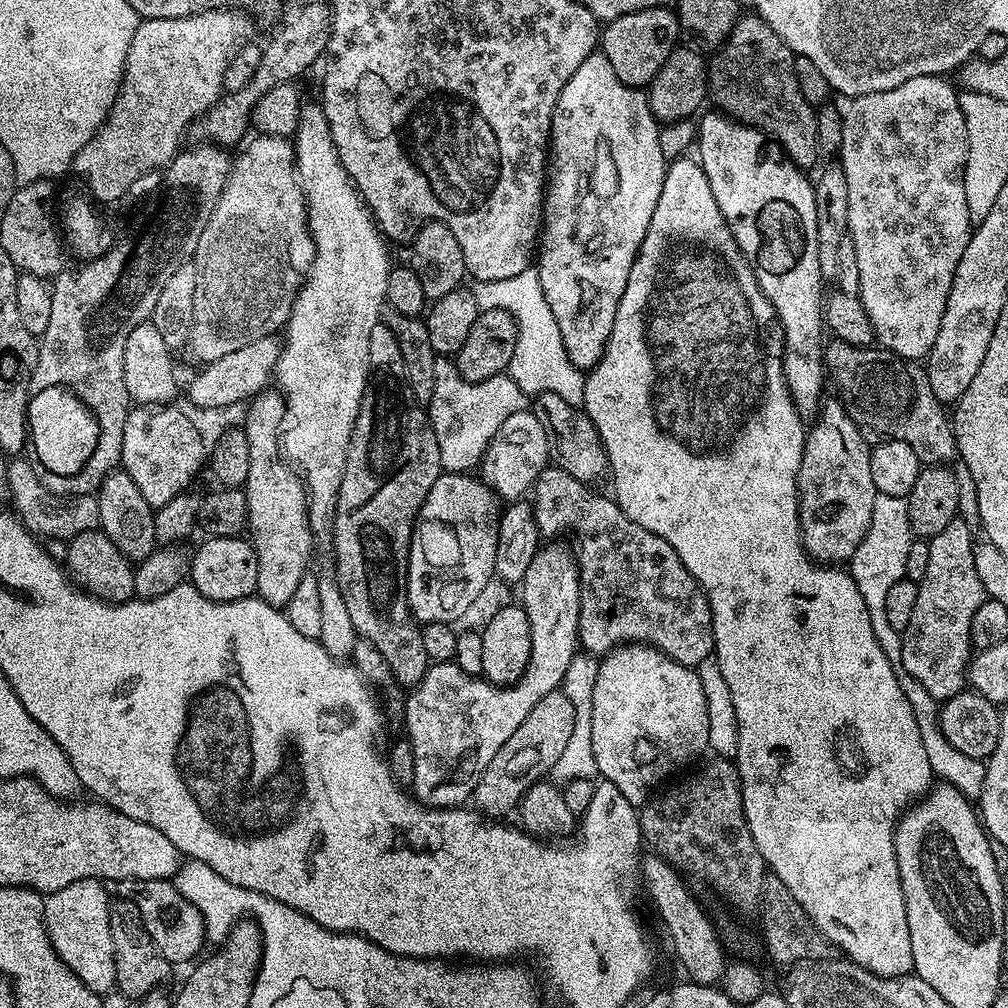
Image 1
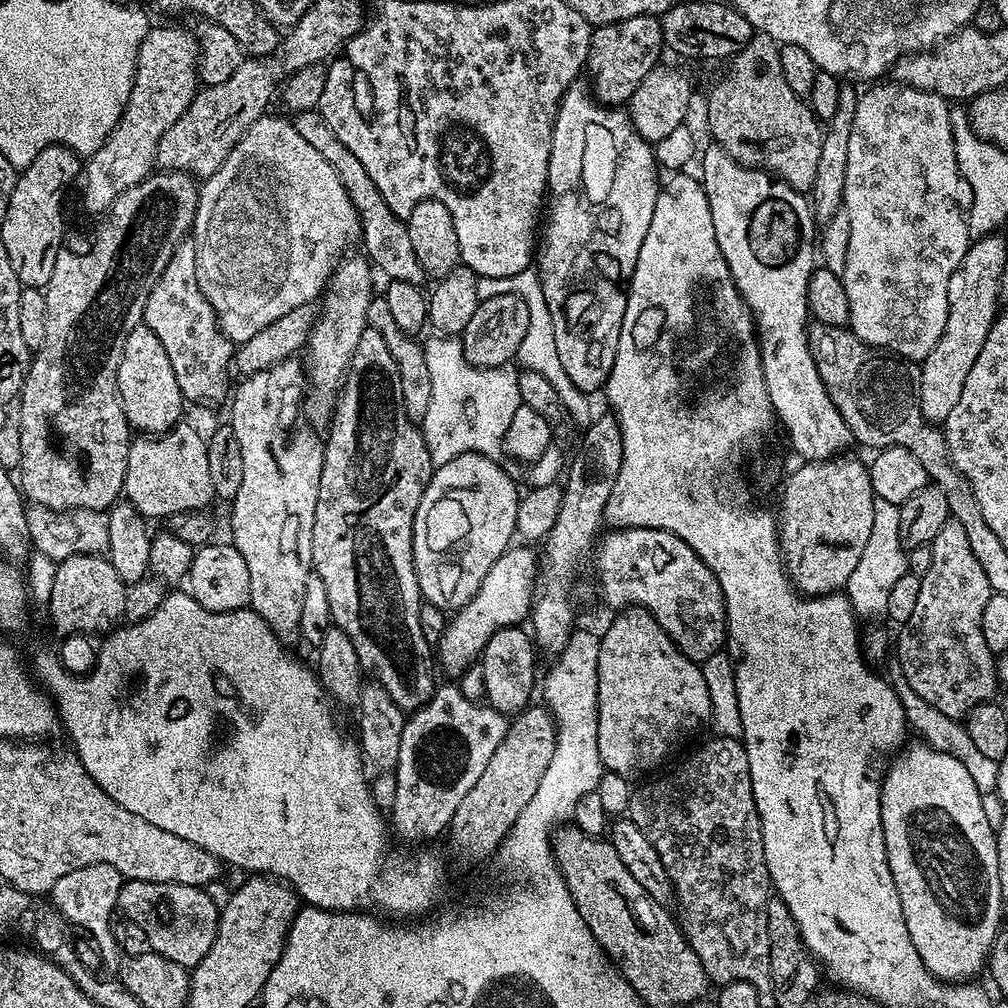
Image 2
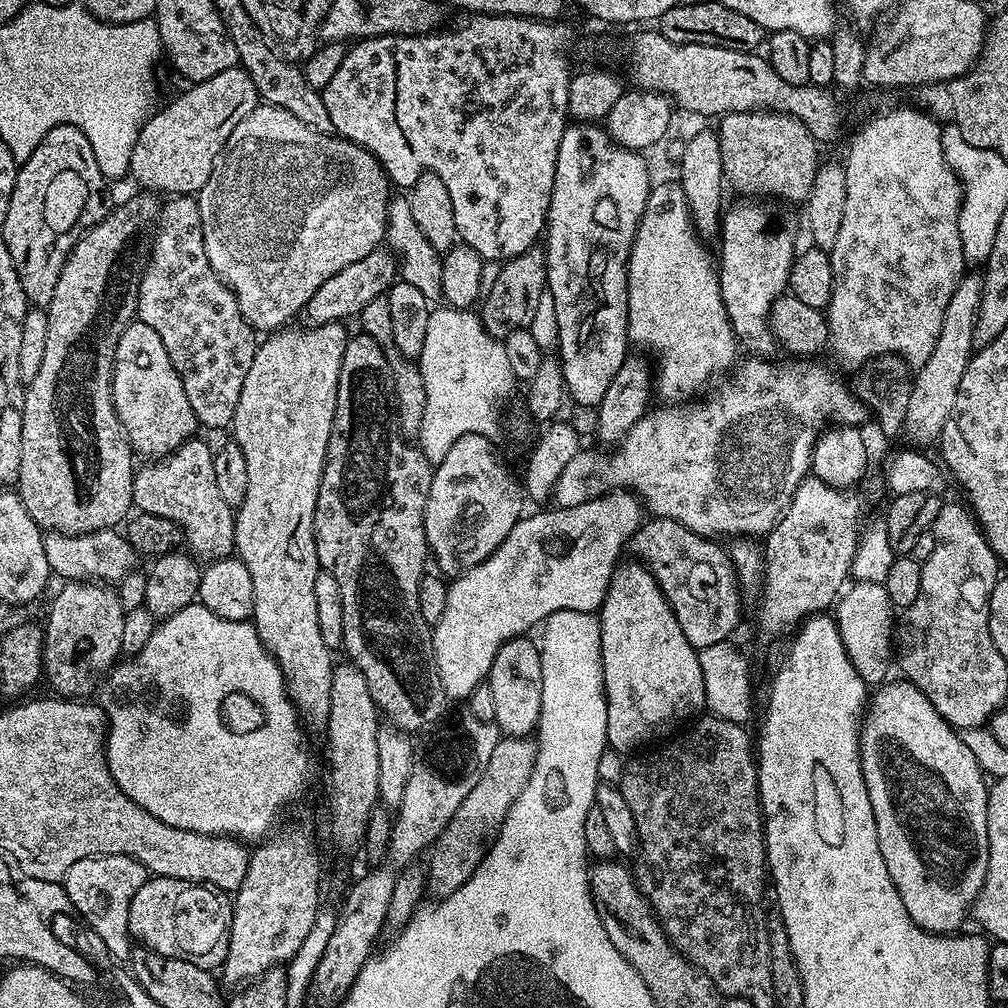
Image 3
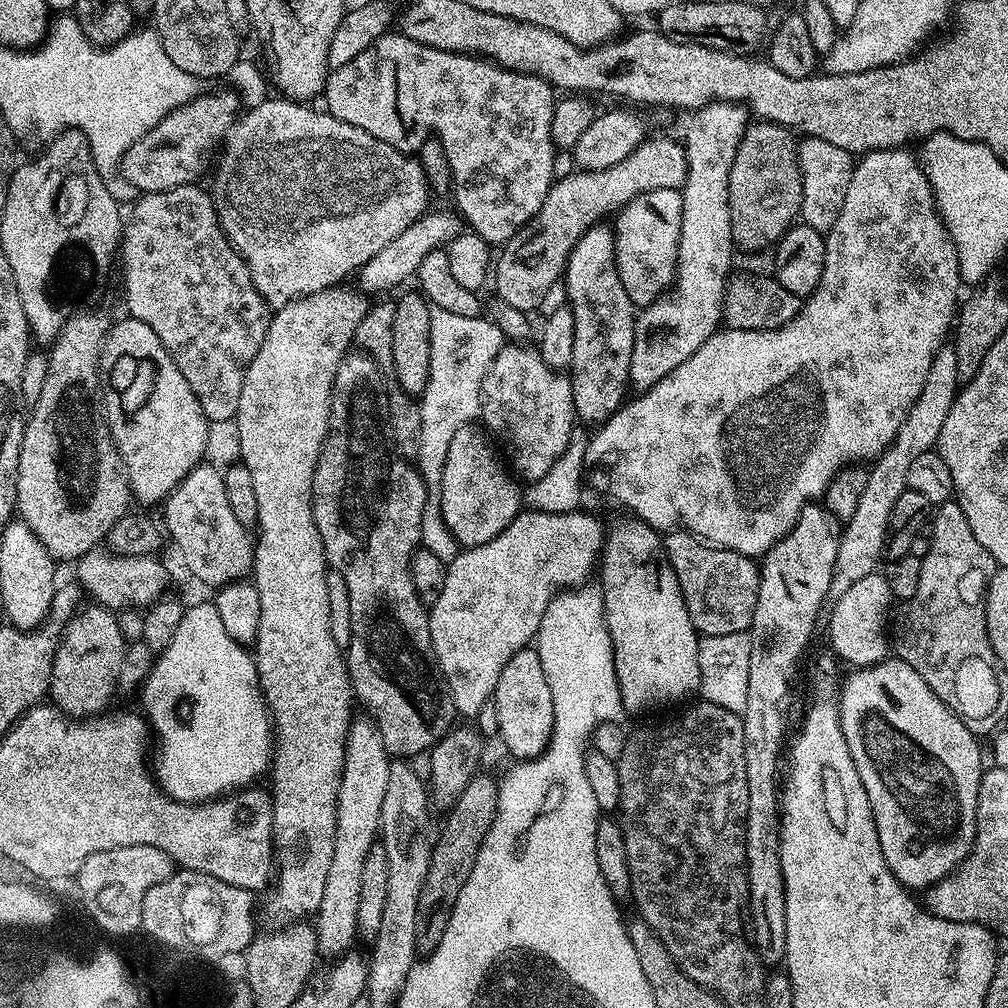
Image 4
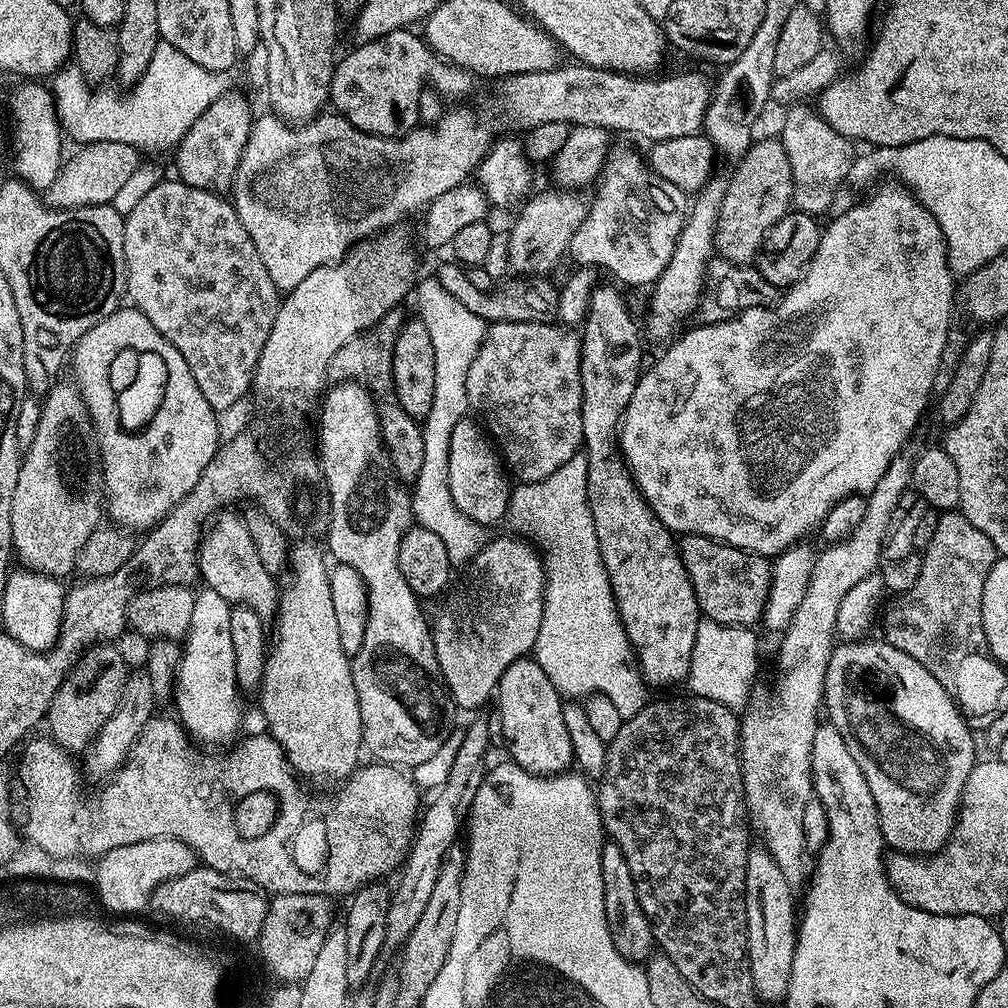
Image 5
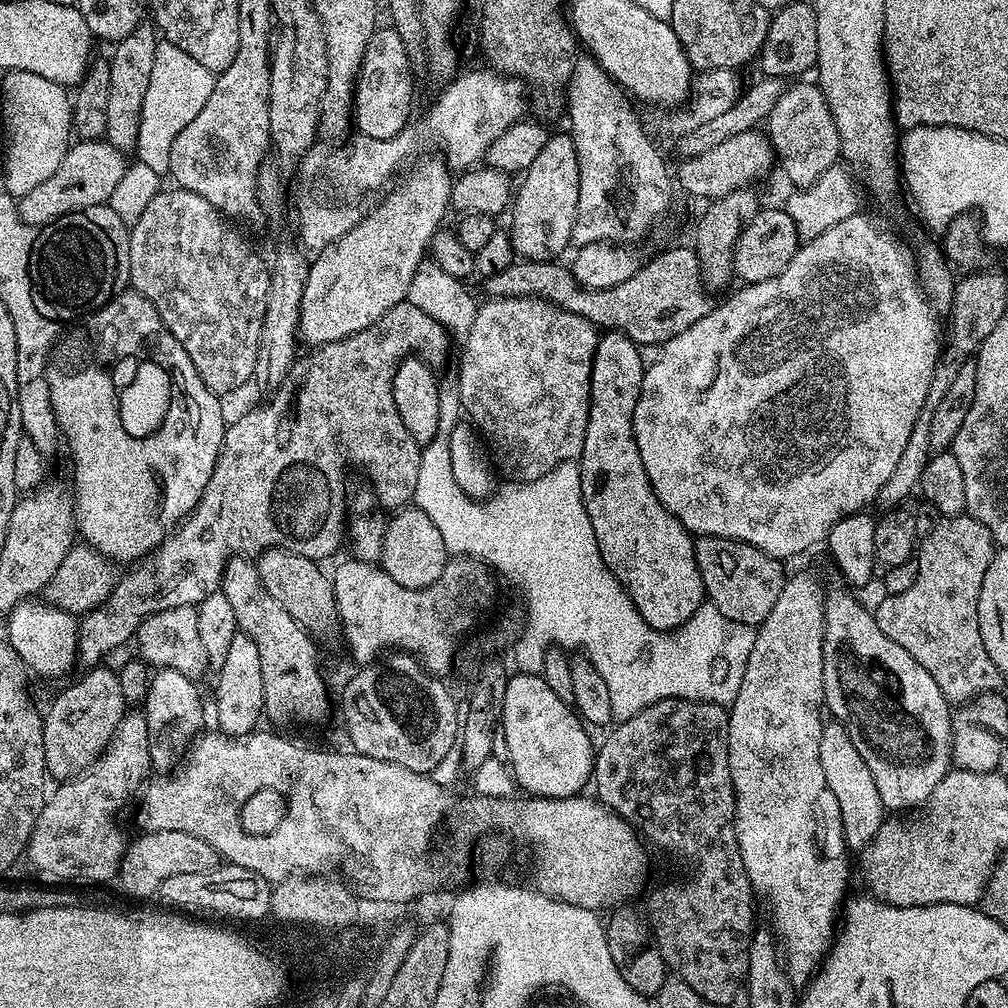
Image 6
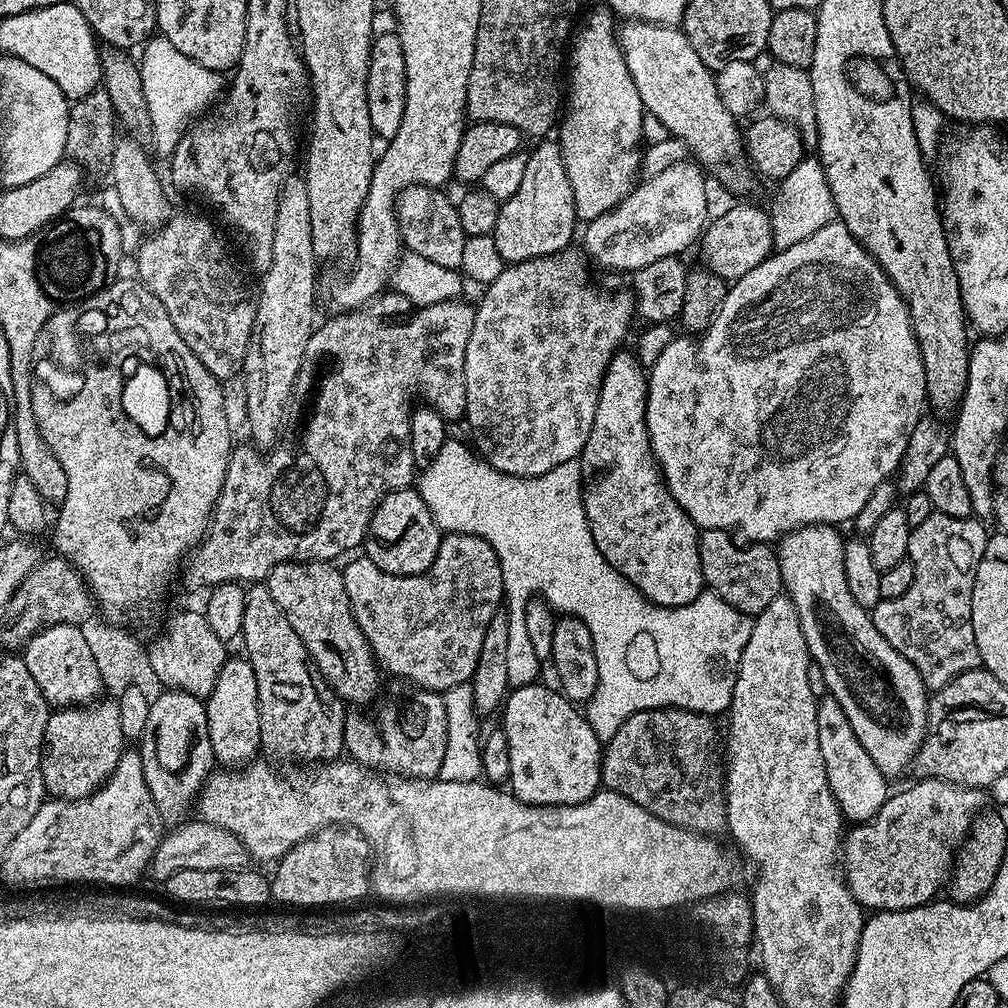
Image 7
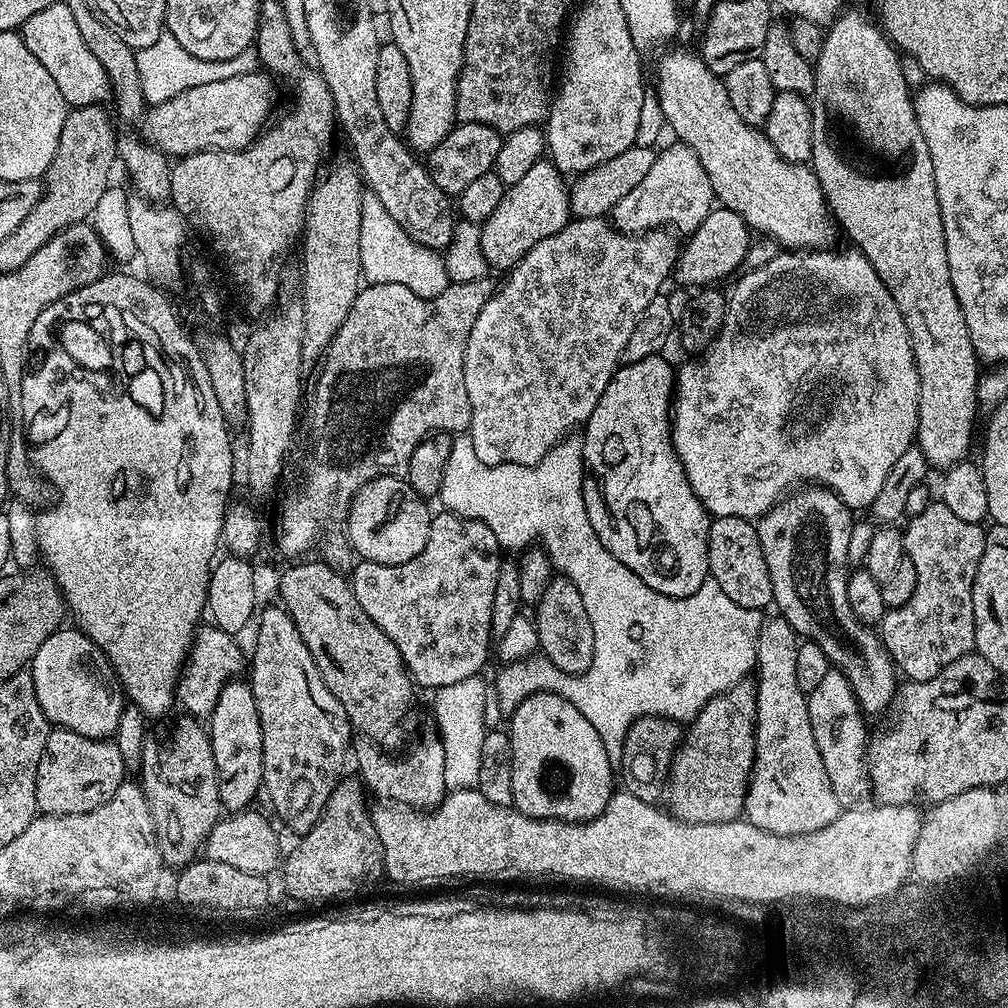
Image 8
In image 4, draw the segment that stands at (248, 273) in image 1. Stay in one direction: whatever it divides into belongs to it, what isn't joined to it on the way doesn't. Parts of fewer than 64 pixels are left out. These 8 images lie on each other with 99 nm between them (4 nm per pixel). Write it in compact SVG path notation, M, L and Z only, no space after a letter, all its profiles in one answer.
M269 98L258 106L248 108L232 125L223 141L222 151L219 153L221 154L220 169L216 172L216 181L213 182L212 188L210 187L210 195L224 236L246 262L250 270L250 278L254 278L254 286L260 297L273 309L281 308L283 304L289 304L290 301L300 296L309 296L315 292L322 292L325 288L339 285L351 272L352 275L359 273L361 266L370 262L370 258L374 258L374 254L378 254L378 250L382 250L386 242L398 238L398 234L402 234L406 226L410 226L417 218L424 215L429 207L428 198L430 199L426 174L419 160L409 153L400 152L394 146L374 138L374 134L366 134L366 130L358 126L350 126L350 122L342 122L334 118L327 110L315 112L314 109L308 108L312 106L307 103L289 98L279 99Z

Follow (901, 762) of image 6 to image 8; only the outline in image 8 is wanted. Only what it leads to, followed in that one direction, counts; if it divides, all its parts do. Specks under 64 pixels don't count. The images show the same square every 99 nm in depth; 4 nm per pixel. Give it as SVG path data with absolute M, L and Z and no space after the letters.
M800 486L759 517L756 533L758 542L762 542L762 554L766 554L766 570L770 570L775 611L795 630L797 637L812 640L822 648L831 667L850 682L854 698L860 703L860 711L865 717L872 718L879 712L887 713L893 707L898 691L898 669L888 657L879 635L856 617L854 610L850 610L850 598L846 598L850 575L846 549L853 523L853 513L830 489Z

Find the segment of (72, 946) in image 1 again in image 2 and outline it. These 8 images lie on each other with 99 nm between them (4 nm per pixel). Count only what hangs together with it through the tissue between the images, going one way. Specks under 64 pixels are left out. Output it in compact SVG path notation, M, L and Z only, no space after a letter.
M91 864L82 866L78 870L70 870L70 874L62 874L50 893L51 903L57 912L64 917L69 925L77 924L85 928L96 939L96 948L104 959L104 964L112 970L120 967L120 951L116 945L116 939L112 937L112 925L114 913L118 908L118 894L122 877L114 866L109 864Z

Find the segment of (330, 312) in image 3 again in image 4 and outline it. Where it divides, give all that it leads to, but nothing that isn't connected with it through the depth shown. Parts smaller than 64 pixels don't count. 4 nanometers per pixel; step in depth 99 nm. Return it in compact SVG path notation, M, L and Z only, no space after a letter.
M455 210L432 211L425 211L423 216L417 218L410 226L406 226L406 230L402 230L402 234L398 234L398 238L386 242L386 246L382 246L382 250L378 250L378 254L374 254L374 258L370 258L370 262L361 266L358 273L361 284L359 287L365 293L388 294L391 293L388 292L391 288L398 287L403 280L411 281L422 266L422 258L426 258L426 254L430 254L430 250L444 248L461 232L462 217L459 212Z

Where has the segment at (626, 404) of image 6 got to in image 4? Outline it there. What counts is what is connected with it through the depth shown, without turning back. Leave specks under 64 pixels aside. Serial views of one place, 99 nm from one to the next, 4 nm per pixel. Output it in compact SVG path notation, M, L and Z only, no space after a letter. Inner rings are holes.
M607 223L593 224L578 238L574 251L568 255L568 264L562 277L566 304L571 308L574 318L575 351L574 363L570 368L574 406L577 417L588 426L603 424L625 403L624 387L627 389L630 384L630 350L634 350L634 326L637 317L632 300L626 294L626 286L622 286L622 278L618 278L615 231L609 225L607 228L605 224ZM627 519L607 529L602 563L598 568L598 587L604 596L604 621L612 643L620 701L624 704L625 713L631 714L643 708L660 708L675 700L687 701L687 696L699 689L701 637L694 622L690 622L678 578L664 553L661 533L642 520Z

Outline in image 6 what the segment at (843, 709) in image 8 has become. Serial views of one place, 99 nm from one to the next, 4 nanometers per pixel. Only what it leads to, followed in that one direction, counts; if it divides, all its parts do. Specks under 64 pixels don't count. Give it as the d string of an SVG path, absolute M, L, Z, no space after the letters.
M842 730L824 731L820 739L820 761L822 774L826 774L826 786L834 794L834 798L838 798L844 841L849 846L869 844L886 819L886 809L882 798L878 798L878 786L874 786L874 774L870 774L870 766L862 762L862 754L858 754L854 742L850 742L850 734Z

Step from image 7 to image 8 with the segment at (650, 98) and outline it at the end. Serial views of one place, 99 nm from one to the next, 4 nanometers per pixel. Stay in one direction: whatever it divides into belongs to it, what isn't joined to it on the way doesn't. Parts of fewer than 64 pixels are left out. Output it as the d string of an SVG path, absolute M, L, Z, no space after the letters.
M695 51L692 52L668 52L656 64L656 89L654 95L662 106L662 114L664 115L665 125L673 132L675 139L681 144L689 144L694 150L694 154L698 154L698 162L702 162L702 170L706 170L706 178L710 178L710 186L712 187L713 197L723 207L739 212L740 217L748 223L749 229L753 233L759 234L761 237L769 236L777 241L780 246L788 250L828 250L837 243L838 225L832 218L832 212L828 209L826 198L822 194L822 186L818 182L815 172L807 163L795 164L792 161L783 160L778 154L778 150L774 150L774 146L768 141L767 136L755 124L747 124L738 114L738 110L734 110L734 106L730 106L730 98L726 94L726 86L723 79L716 76L706 66L704 59Z

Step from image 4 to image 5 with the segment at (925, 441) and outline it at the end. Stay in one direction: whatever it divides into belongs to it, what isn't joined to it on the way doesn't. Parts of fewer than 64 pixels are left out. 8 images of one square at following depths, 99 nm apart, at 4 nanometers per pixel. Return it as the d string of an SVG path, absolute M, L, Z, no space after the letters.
M901 450L890 462L886 474L878 478L878 486L874 486L874 490L867 493L866 515L862 518L862 523L854 530L854 534L850 534L839 544L828 544L825 552L819 553L816 570L806 590L806 598L802 598L798 610L794 610L794 618L790 626L779 637L780 649L776 652L776 693L761 704L749 703L740 720L740 769L744 775L746 812L750 817L751 827L755 831L757 828L761 838L764 839L761 840L763 847L767 848L770 855L778 862L782 874L786 874L789 884L793 886L799 886L800 883L803 885L810 876L808 832L804 829L804 823L808 820L808 803L813 803L814 800L812 787L814 734L818 721L821 719L819 716L822 716L826 670L832 657L832 649L838 643L836 630L838 608L842 603L842 598L845 598L852 586L877 571L884 555L884 540L888 537L892 519L896 511L902 507L903 500L900 499L903 498L904 491L909 491L912 483L913 459L913 453Z

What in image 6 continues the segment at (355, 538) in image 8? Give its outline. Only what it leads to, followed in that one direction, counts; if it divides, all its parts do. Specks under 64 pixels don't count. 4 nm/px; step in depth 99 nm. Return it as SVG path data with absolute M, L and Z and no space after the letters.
M405 507L393 516L396 517L389 519L379 559L383 573L406 589L424 589L433 585L442 576L442 571L450 559L442 534L418 507Z

